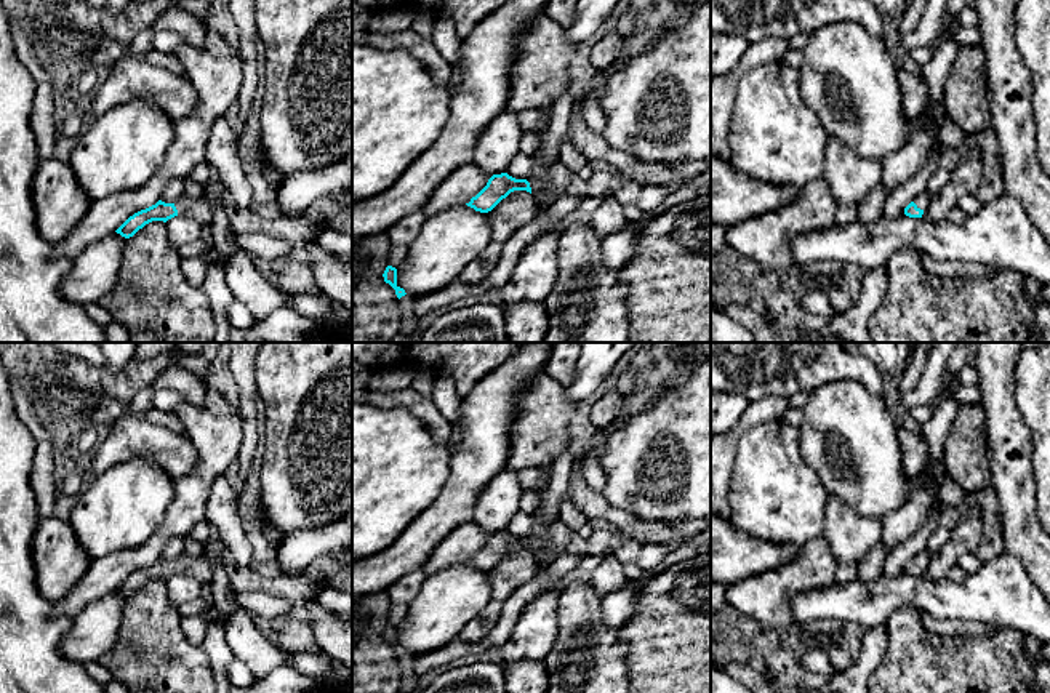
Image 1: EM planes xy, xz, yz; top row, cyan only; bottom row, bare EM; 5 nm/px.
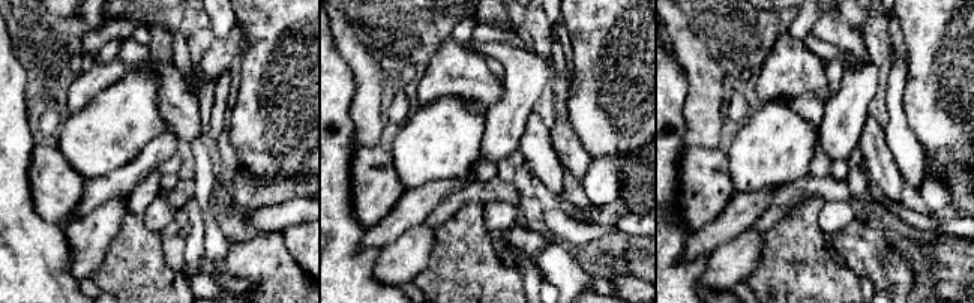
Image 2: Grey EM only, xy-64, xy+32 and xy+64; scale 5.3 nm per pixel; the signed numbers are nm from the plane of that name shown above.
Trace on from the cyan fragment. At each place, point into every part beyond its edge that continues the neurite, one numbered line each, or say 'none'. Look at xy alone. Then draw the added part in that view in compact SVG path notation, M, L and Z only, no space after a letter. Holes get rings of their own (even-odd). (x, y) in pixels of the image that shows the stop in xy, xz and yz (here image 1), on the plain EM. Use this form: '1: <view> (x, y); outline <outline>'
1: xy (200, 568); outline M181 555L174 560L178 575L187 575L197 579L202 586L208 586L213 573L213 562L205 557Z

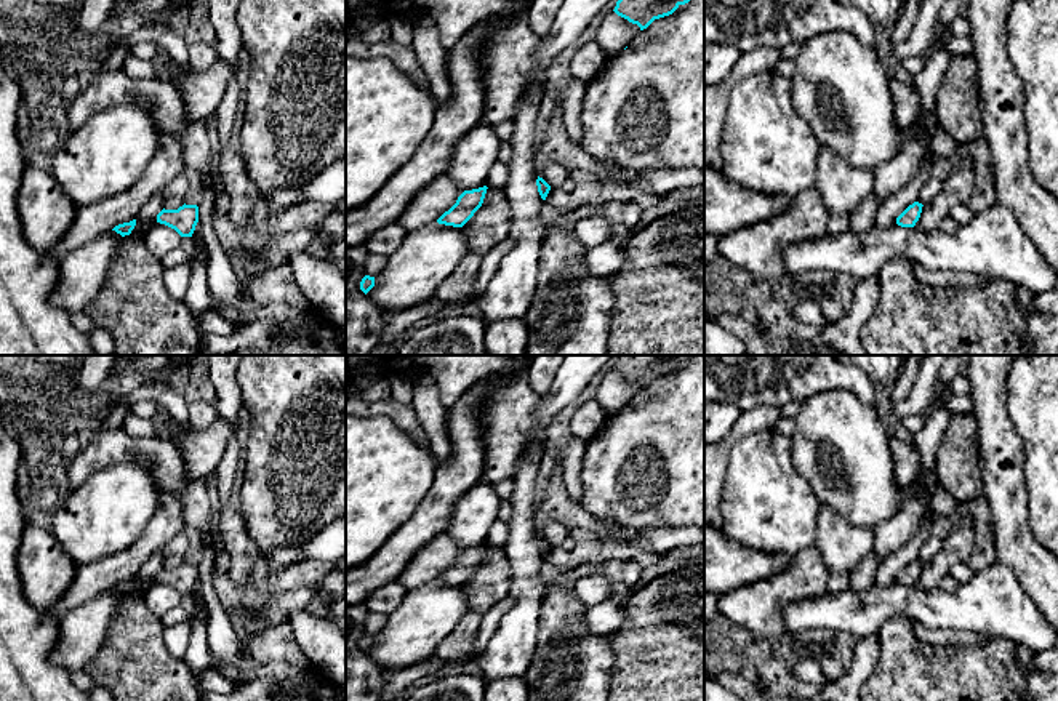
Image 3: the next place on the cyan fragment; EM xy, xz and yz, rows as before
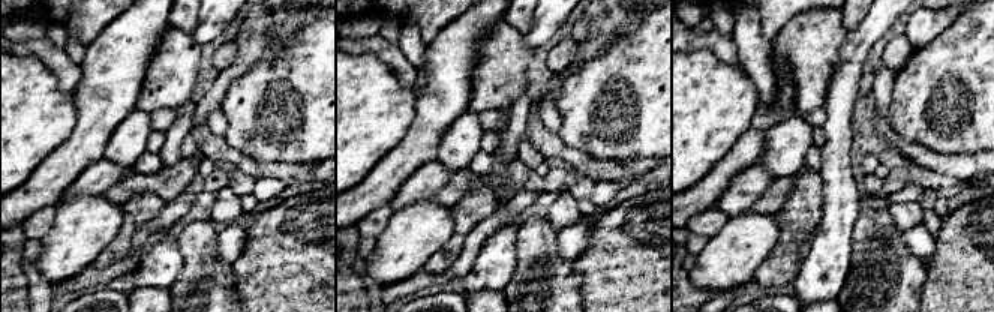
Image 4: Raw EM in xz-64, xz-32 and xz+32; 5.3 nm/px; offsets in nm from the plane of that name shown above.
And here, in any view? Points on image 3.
none

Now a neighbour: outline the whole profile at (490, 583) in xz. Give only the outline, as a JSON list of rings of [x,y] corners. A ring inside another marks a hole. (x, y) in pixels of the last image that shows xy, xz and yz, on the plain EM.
[[[487,546],[482,565],[463,584],[463,591],[467,595],[467,611],[435,651],[447,664],[477,659],[474,645],[482,619],[491,607],[509,595],[511,565],[506,552],[503,547]]]

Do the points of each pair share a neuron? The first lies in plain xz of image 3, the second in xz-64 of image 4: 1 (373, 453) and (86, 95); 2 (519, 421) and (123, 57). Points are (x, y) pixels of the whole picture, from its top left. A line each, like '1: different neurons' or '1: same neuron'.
1: different neurons
2: different neurons

